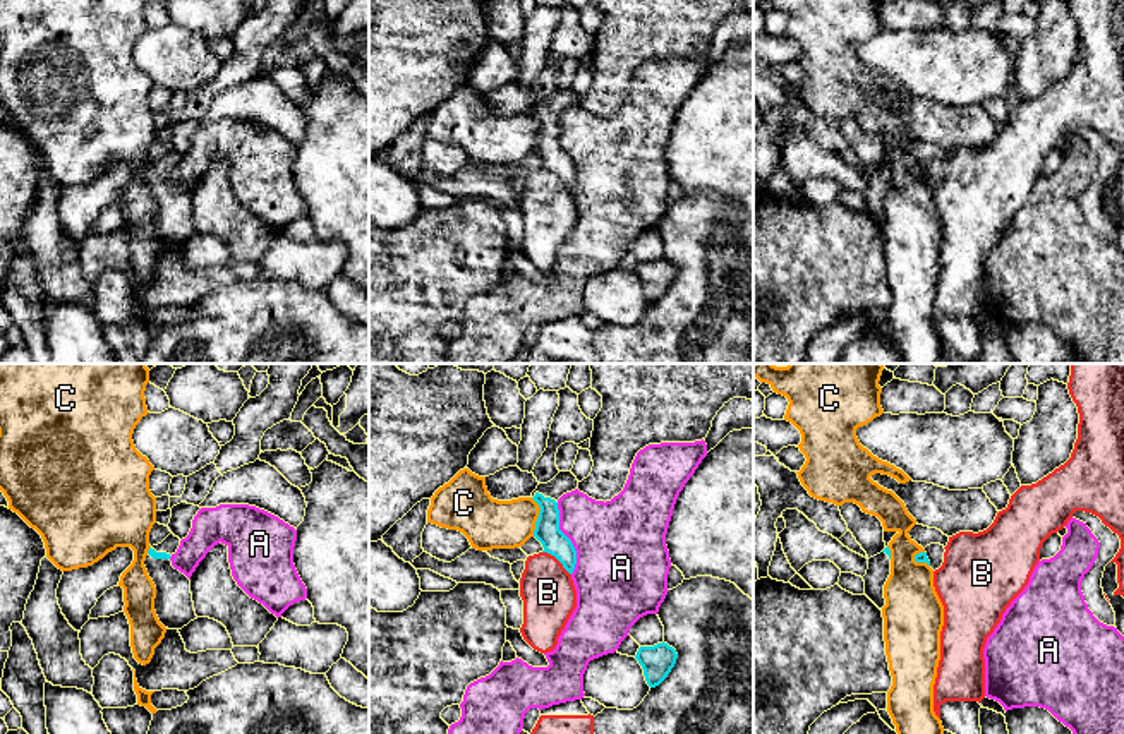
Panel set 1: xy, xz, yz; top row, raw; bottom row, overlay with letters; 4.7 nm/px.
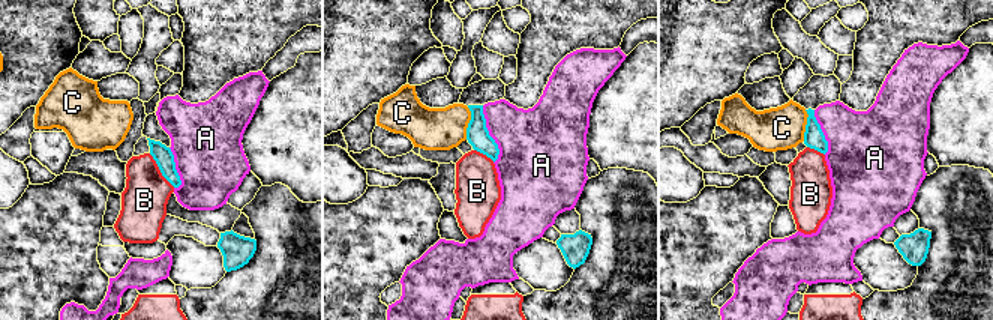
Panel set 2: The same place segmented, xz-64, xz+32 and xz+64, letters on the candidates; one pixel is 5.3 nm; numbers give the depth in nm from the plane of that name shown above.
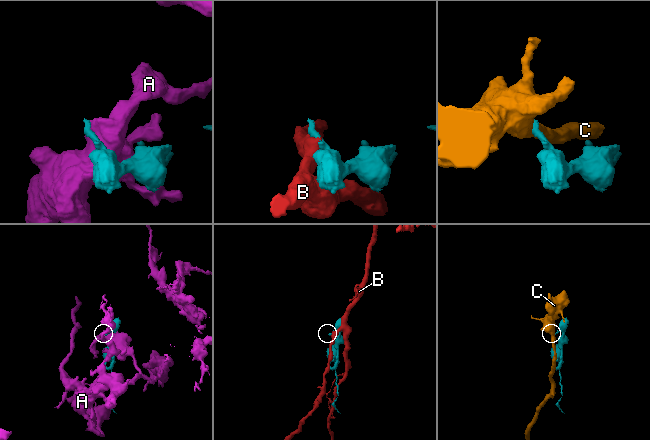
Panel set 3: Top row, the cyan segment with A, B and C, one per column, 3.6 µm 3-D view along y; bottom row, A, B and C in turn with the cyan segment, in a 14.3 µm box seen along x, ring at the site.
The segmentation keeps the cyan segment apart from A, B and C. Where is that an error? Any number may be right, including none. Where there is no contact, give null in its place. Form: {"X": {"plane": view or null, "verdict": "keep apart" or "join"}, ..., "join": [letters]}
{"A": {"plane": "xz", "verdict": "keep apart"}, "B": {"plane": "xz", "verdict": "keep apart"}, "C": {"plane": "xz", "verdict": "keep apart"}, "join": []}

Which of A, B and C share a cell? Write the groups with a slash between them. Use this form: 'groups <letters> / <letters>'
groups A / B / C

